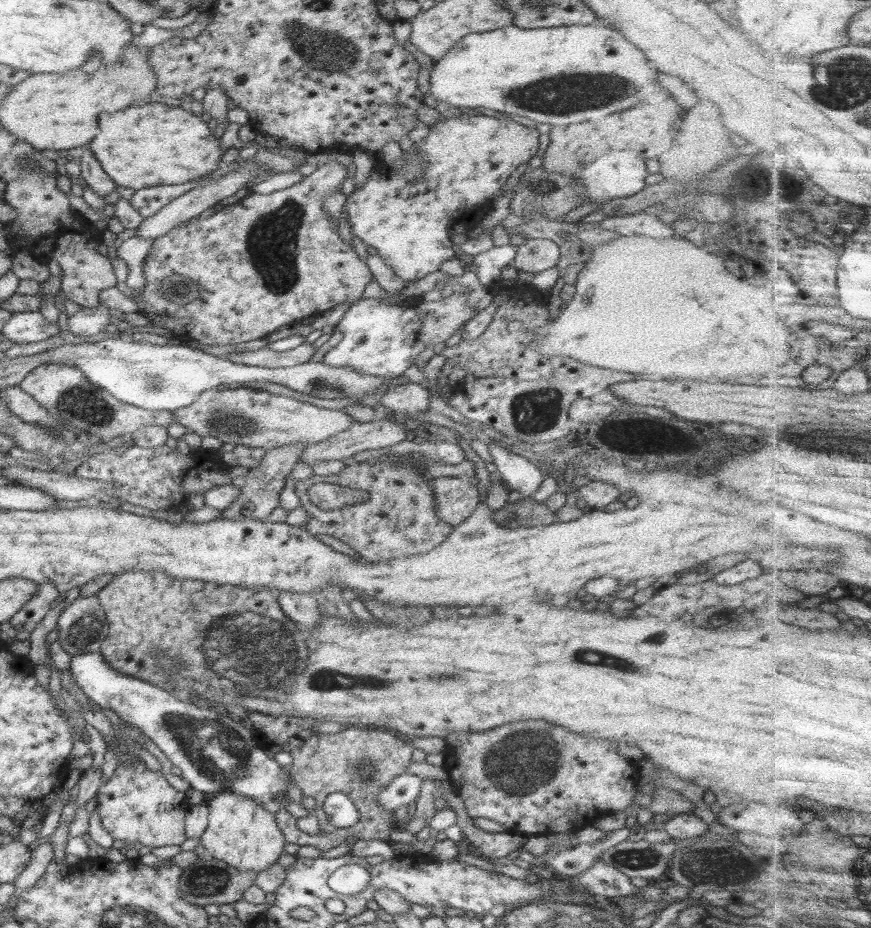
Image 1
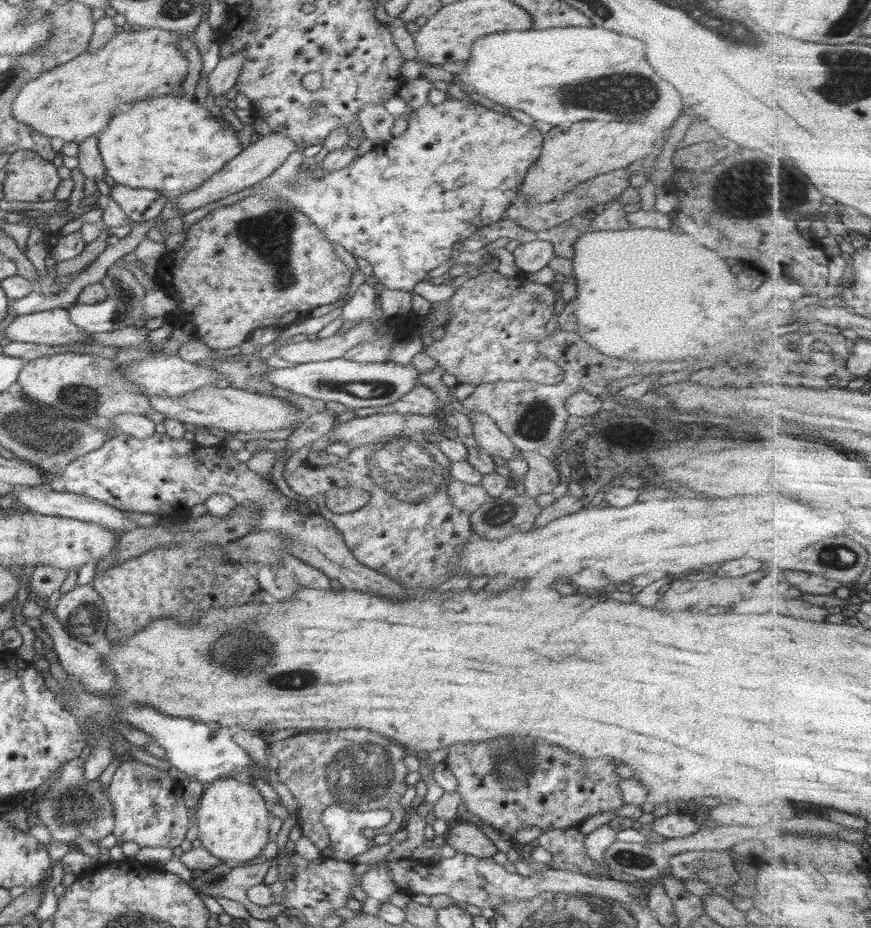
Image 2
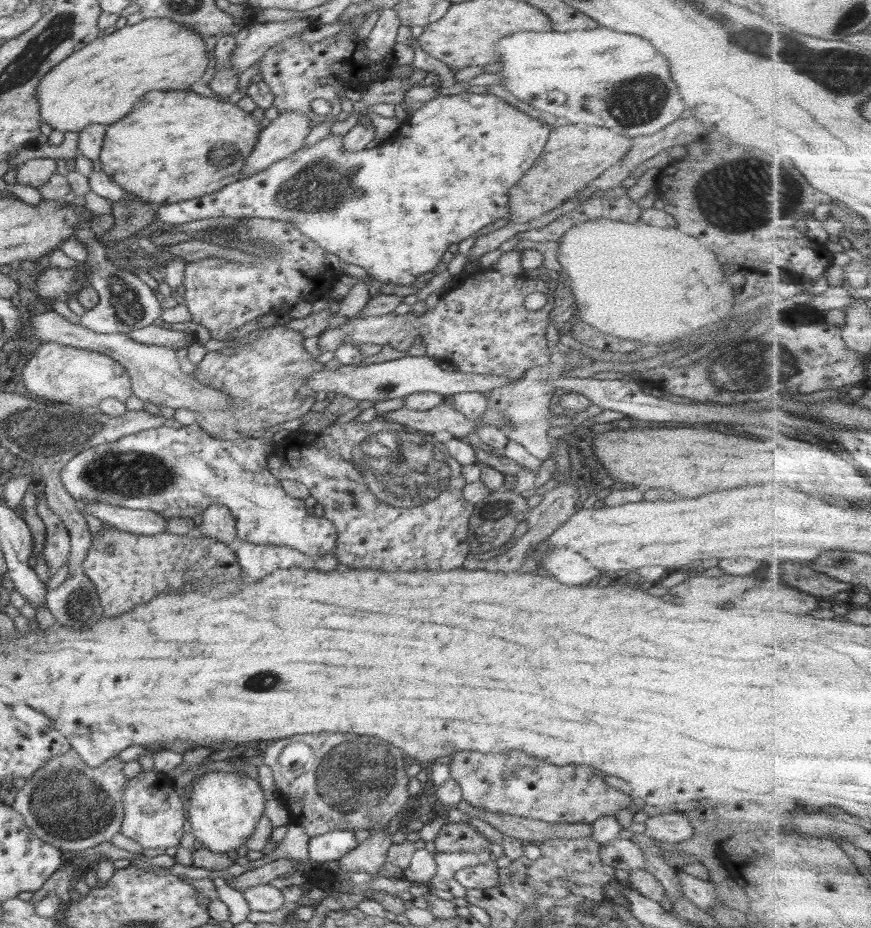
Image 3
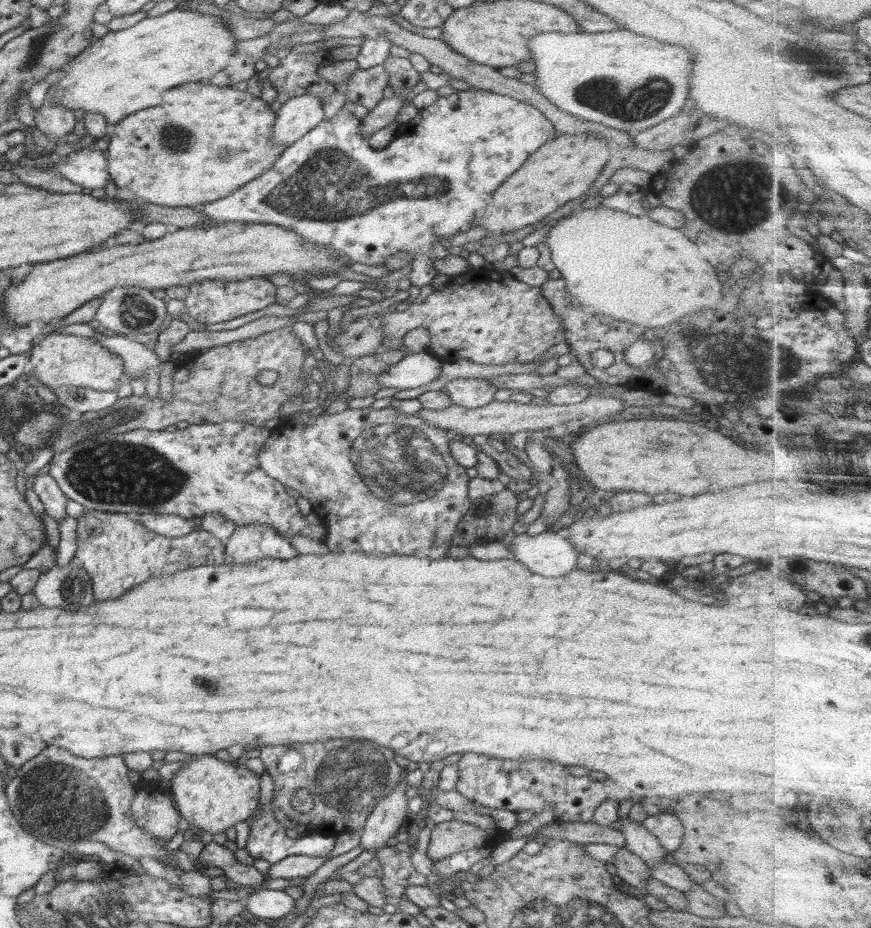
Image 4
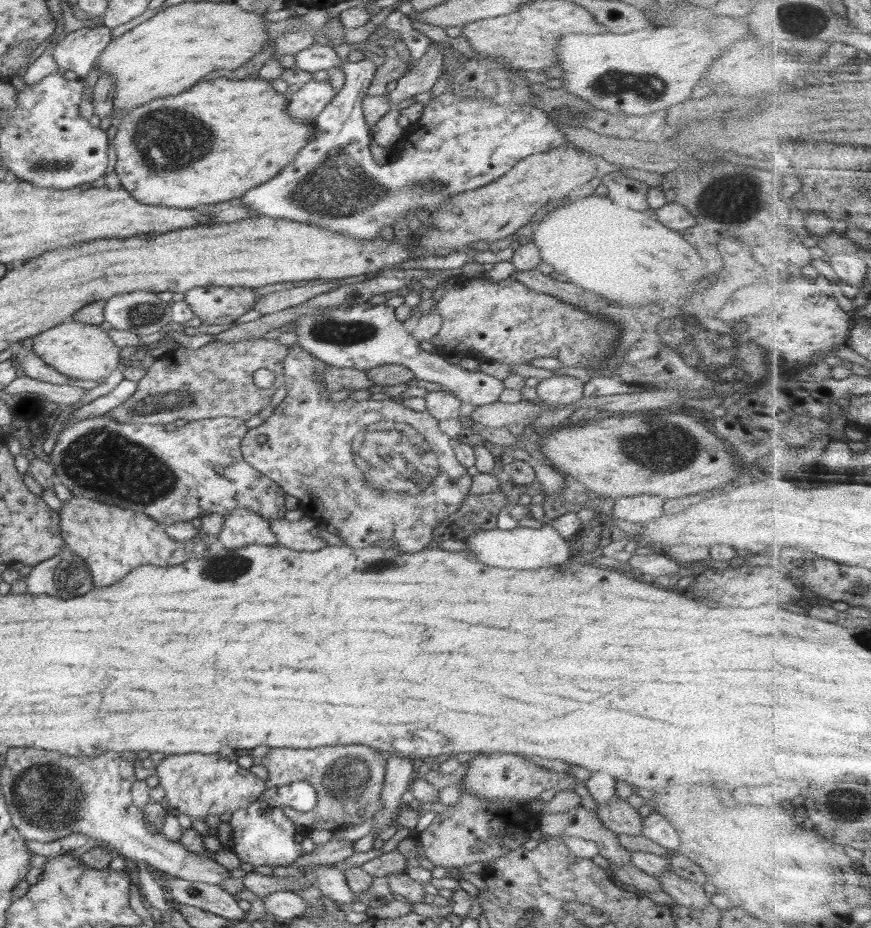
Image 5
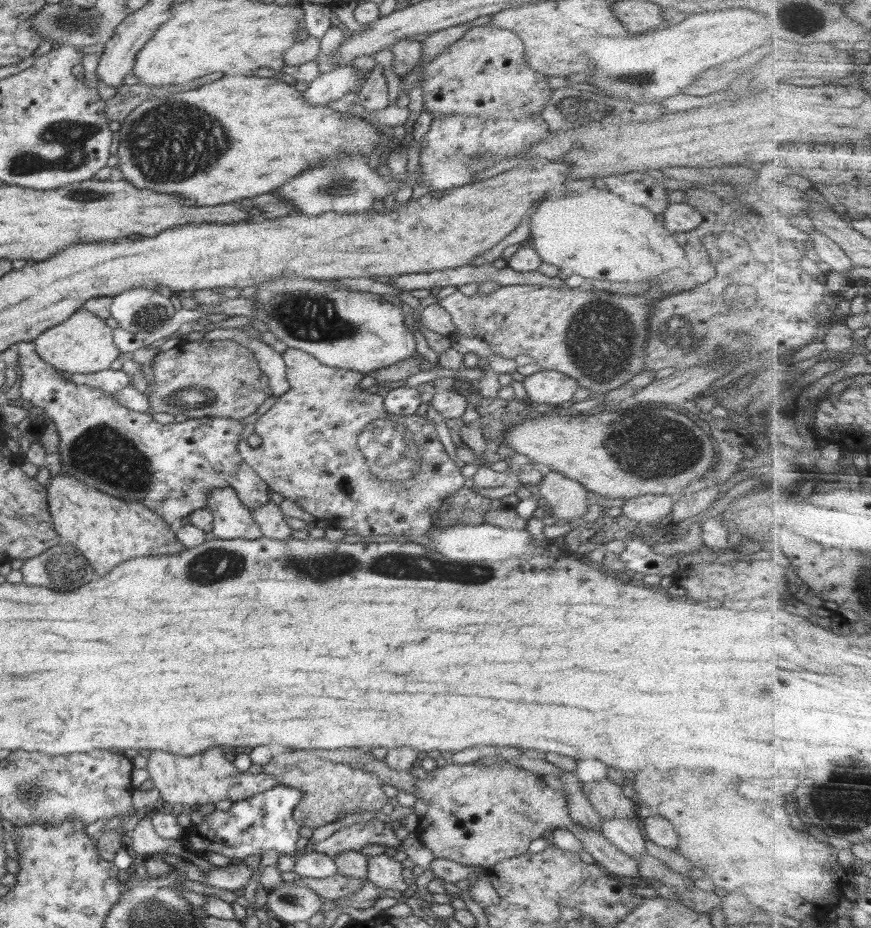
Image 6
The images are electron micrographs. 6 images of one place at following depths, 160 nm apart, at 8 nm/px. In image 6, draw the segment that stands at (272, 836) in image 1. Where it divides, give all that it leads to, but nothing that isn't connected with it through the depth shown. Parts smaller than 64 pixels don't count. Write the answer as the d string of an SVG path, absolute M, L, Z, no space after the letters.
M219 746L204 750L203 753L192 756L182 756L164 752L163 750L151 750L145 769L149 772L164 801L174 805L191 806L196 804L216 803L219 800L232 800L238 802L240 799L250 798L252 795L270 790L279 784L276 777L264 772L259 774L240 771L233 762L226 757Z

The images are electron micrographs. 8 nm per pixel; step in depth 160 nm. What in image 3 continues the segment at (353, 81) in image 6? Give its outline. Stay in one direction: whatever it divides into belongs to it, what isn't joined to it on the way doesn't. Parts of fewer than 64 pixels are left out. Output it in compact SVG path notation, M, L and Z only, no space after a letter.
M288 111L279 114L275 120L265 122L239 179L256 174L273 162L291 156L305 146L304 142L310 132L310 120L302 113Z

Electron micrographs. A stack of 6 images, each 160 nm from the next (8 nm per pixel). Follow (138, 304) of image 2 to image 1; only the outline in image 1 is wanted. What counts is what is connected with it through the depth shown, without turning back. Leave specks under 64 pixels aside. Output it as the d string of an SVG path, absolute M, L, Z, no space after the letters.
M81 307L76 313L68 317L68 328L72 334L90 336L101 333L111 324L109 307Z

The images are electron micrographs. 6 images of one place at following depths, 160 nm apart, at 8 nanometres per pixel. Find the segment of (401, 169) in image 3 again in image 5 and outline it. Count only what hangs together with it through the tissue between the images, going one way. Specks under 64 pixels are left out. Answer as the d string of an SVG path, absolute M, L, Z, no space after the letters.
M364 58L356 63L342 62L340 68L345 75L345 84L315 118L312 123L314 135L308 144L299 150L298 156L284 170L238 199L242 200L248 212L256 211L259 216L315 224L357 241L369 241L404 227L407 212L416 214L422 209L430 214L435 213L450 196L480 188L500 178L518 160L568 144L566 136L542 109L528 104L500 106L486 99L460 99L446 91L424 105L423 127L416 132L408 132L400 145L390 148L389 163L378 165L368 147L369 128L362 109L366 91L374 90L377 67L372 60Z

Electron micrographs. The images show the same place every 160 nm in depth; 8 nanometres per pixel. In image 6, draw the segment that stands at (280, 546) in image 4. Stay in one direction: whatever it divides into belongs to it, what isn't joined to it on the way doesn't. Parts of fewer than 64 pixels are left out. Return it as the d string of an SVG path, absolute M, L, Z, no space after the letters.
M233 488L212 489L207 494L207 509L215 516L211 531L217 541L263 537L250 509L242 504Z

